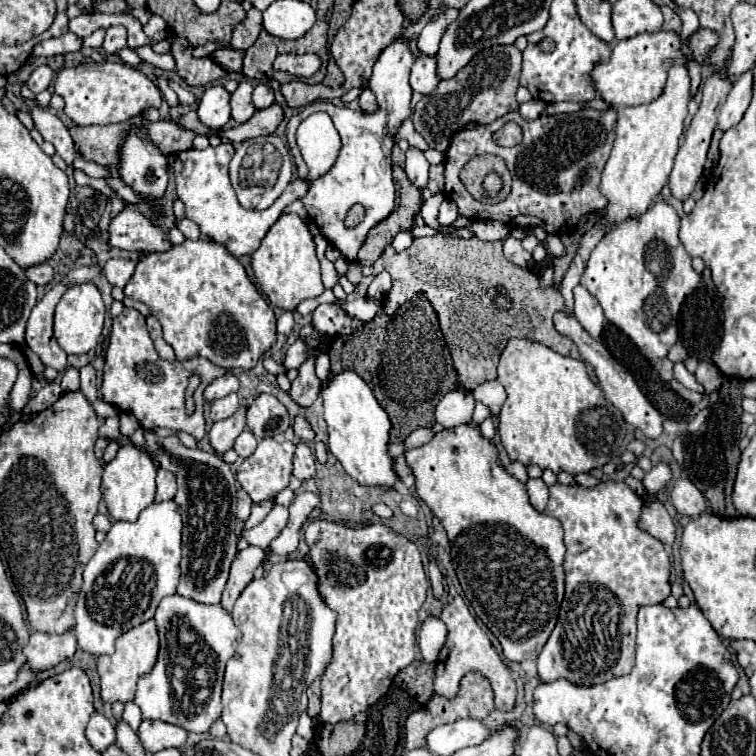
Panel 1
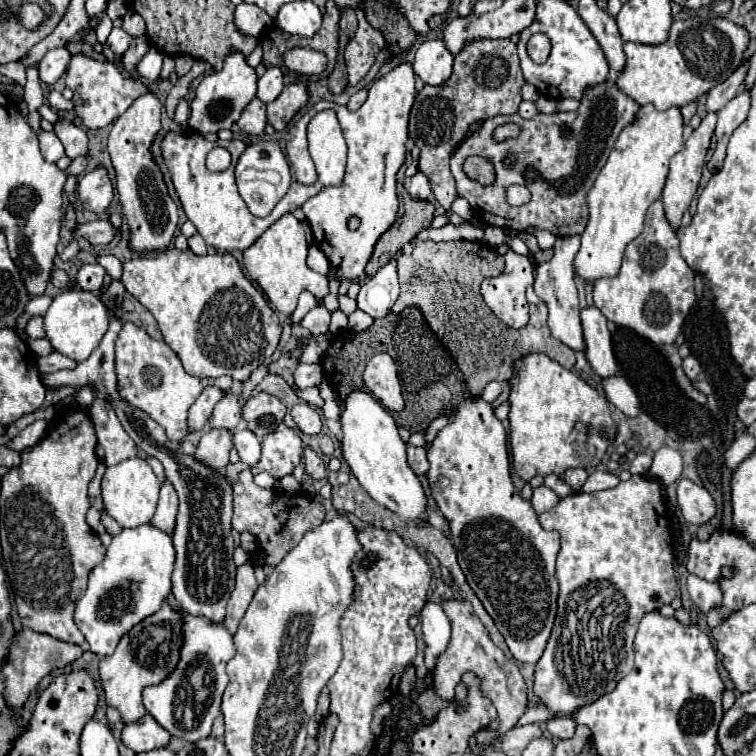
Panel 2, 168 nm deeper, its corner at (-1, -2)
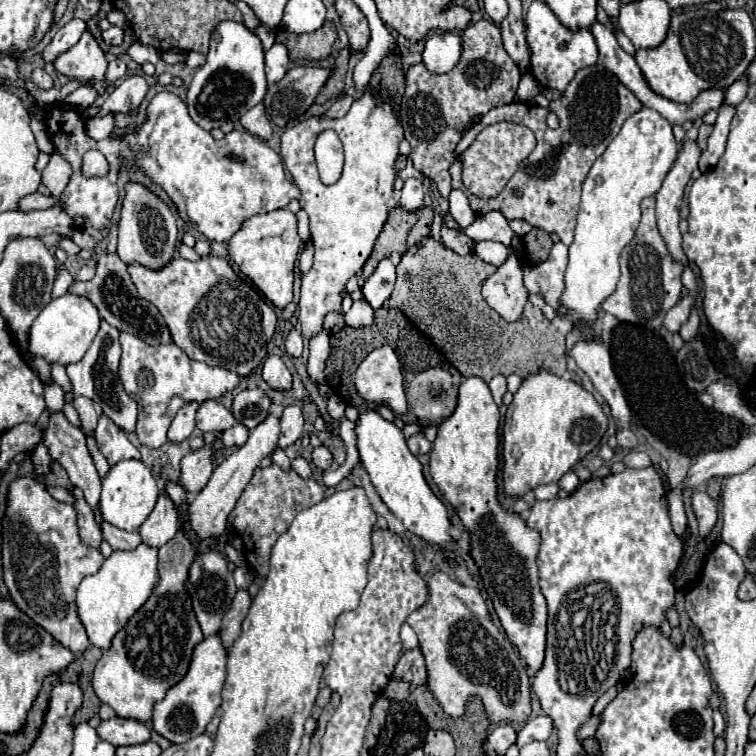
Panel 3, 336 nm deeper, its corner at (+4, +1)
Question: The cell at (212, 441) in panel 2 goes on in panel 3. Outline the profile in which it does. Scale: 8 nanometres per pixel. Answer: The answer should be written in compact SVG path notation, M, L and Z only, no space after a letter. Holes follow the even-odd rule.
M202 447L198 451L188 453L182 461L180 461L180 487L190 493L196 495L200 489L204 489L204 485L208 483L214 465L212 465L212 449L210 447Z

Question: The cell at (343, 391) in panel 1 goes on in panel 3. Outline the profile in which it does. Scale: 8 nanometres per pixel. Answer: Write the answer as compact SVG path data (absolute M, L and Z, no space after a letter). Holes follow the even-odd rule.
M366 411L360 415L360 423L356 423L356 435L358 435L358 451L364 469L368 471L374 489L388 505L388 509L404 523L404 527L412 535L420 537L424 543L430 543L432 547L438 547L442 551L450 547L454 539L448 533L450 529L448 509L426 483L422 465L406 447L406 439L402 431L390 421L382 419L376 411Z

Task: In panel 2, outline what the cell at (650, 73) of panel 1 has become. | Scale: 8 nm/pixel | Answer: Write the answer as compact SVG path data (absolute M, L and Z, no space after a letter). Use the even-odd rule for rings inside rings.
M721 16L679 20L673 22L669 38L663 44L649 46L625 42L623 50L627 62L617 74L615 84L623 94L641 106L653 104L657 110L685 106L691 100L699 100L701 94L723 82L743 62L743 50L747 48L747 42L747 30ZM687 54L697 54L697 66L695 60L689 60Z

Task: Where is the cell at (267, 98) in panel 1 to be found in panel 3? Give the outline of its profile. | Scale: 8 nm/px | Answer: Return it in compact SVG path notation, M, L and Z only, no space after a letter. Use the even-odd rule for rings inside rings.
M274 43L268 51L266 51L266 77L268 77L268 85L280 81L290 65L290 57L288 57L288 49L282 43Z

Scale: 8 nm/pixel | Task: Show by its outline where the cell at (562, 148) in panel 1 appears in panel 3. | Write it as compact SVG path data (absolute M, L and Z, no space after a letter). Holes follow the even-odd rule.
M596 63L596 65L580 69L574 75L574 79L570 81L570 85L566 87L566 91L562 93L562 97L554 99L550 103L550 109L560 119L558 129L550 129L546 125L548 109L538 107L534 103L514 101L508 105L490 109L476 125L472 125L464 133L462 141L458 143L458 153L462 153L484 127L488 127L492 123L500 123L500 121L512 121L512 123L526 125L536 135L538 145L528 155L528 159L522 161L520 169L514 173L514 177L508 181L508 185L504 187L504 191L498 197L494 197L494 199L474 197L462 183L462 169L458 167L458 163L456 163L456 167L450 167L452 189L460 189L466 193L470 207L476 215L484 215L492 209L500 209L506 219L524 219L532 227L540 227L540 229L546 229L548 233L556 233L564 245L570 245L572 237L574 237L574 227L576 227L582 183L584 183L592 163L602 155L606 145L616 137L616 133L624 125L624 121L632 113L642 109L642 103L634 97L634 93L630 89L620 85L620 81L608 69L604 69L600 63Z

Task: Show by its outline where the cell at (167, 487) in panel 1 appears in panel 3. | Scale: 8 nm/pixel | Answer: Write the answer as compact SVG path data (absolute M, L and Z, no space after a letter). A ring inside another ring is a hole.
M160 495L154 511L140 527L140 537L142 543L148 547L162 547L176 535L178 529L180 523L178 523L178 511L174 503L170 501L170 497Z

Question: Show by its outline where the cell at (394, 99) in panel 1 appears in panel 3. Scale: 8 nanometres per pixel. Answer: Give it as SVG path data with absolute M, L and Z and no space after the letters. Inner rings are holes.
M376 95L356 99L342 119L312 117L286 129L282 135L282 159L302 193L300 207L310 215L310 231L316 249L314 265L302 277L298 321L304 337L316 337L322 331L326 313L342 313L342 291L348 279L360 273L372 253L374 241L388 219L388 199L392 197L396 179L394 161L402 139L402 127L392 111L392 101L382 101ZM326 129L338 133L346 151L344 173L334 185L320 185L314 169L314 141Z

